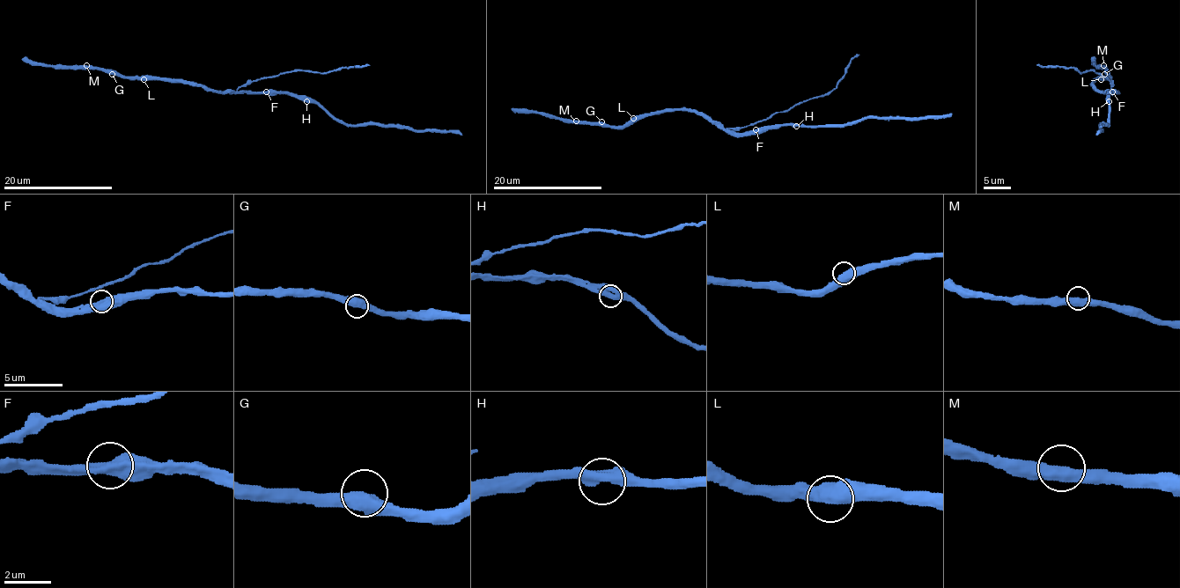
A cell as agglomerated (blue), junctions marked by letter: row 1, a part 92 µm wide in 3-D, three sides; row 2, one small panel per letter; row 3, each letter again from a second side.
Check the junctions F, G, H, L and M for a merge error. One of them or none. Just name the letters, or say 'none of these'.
none of these

